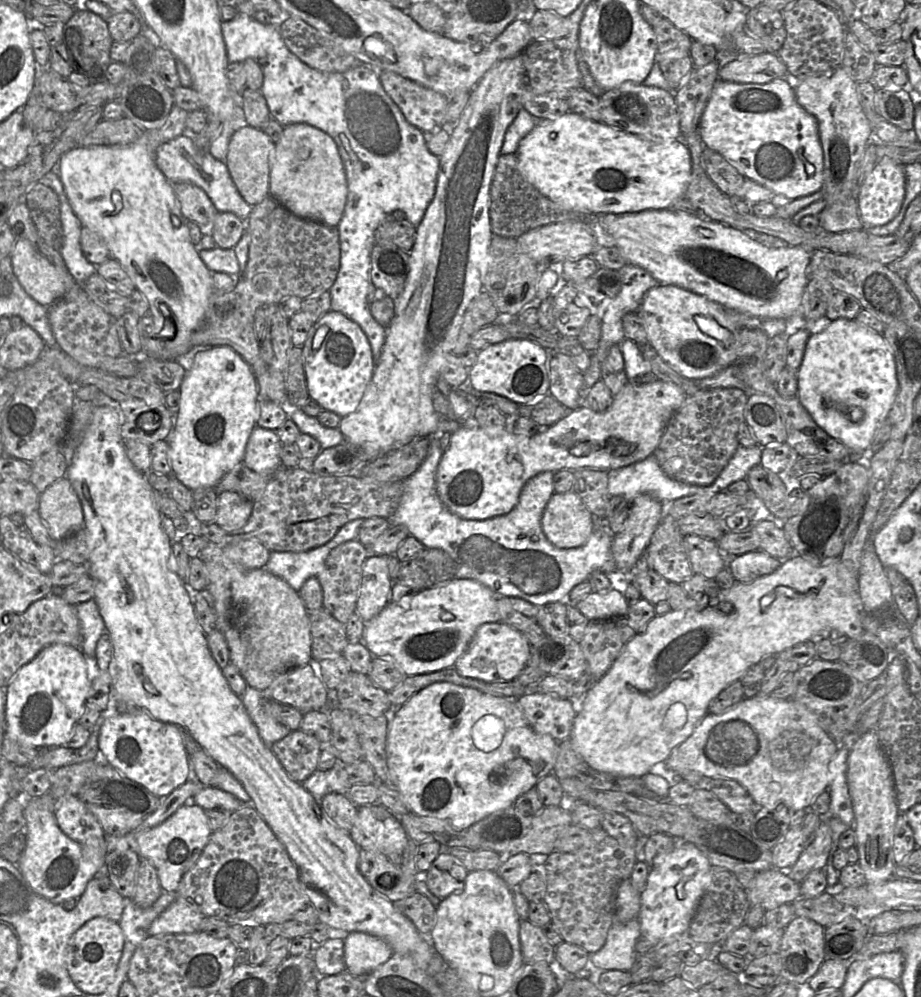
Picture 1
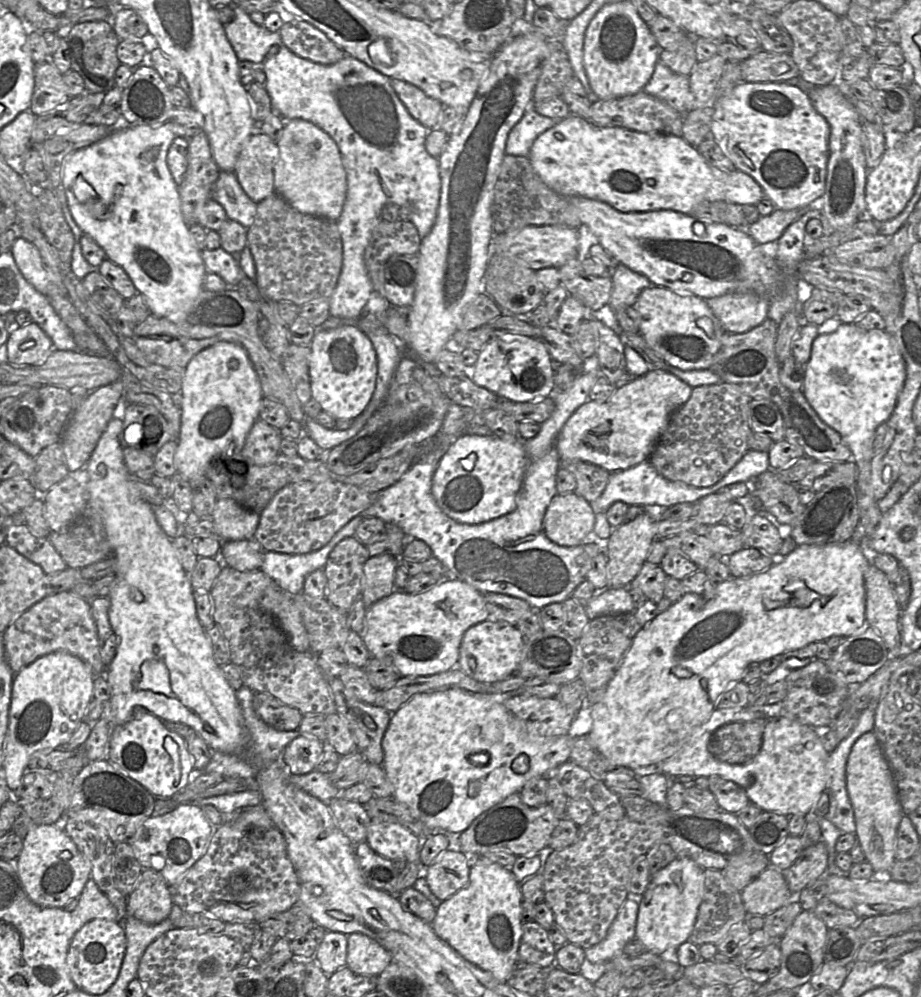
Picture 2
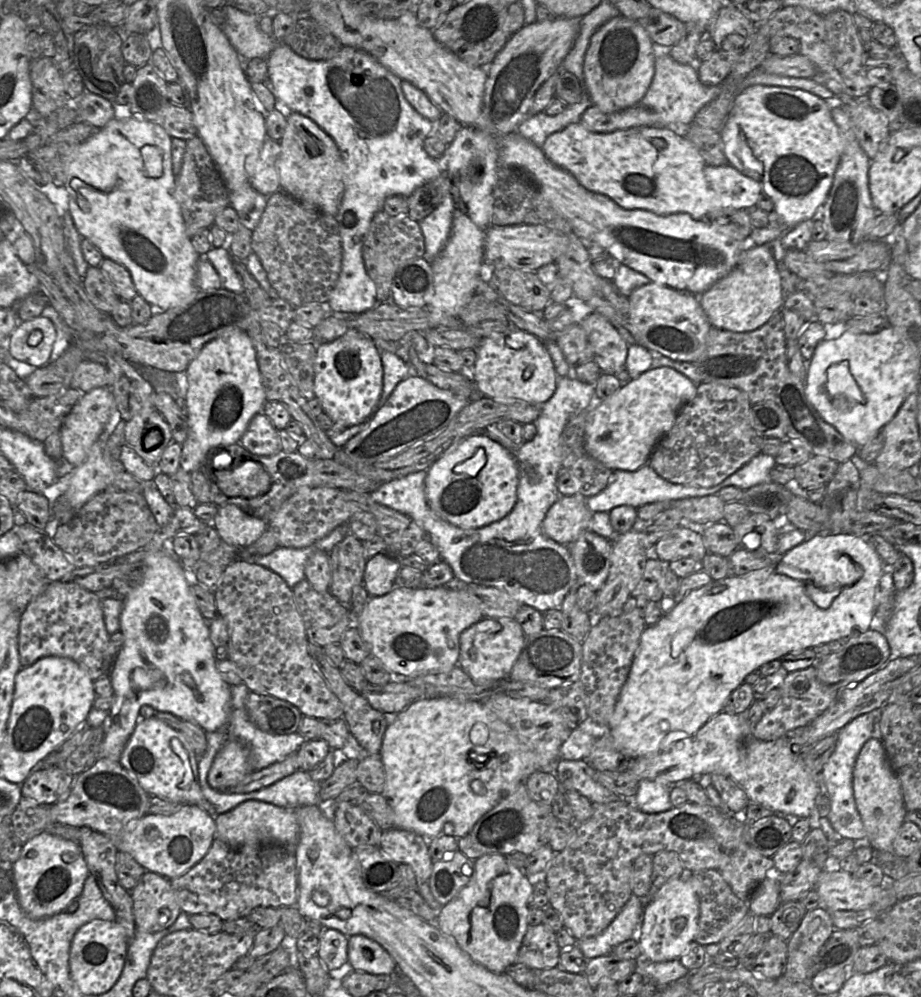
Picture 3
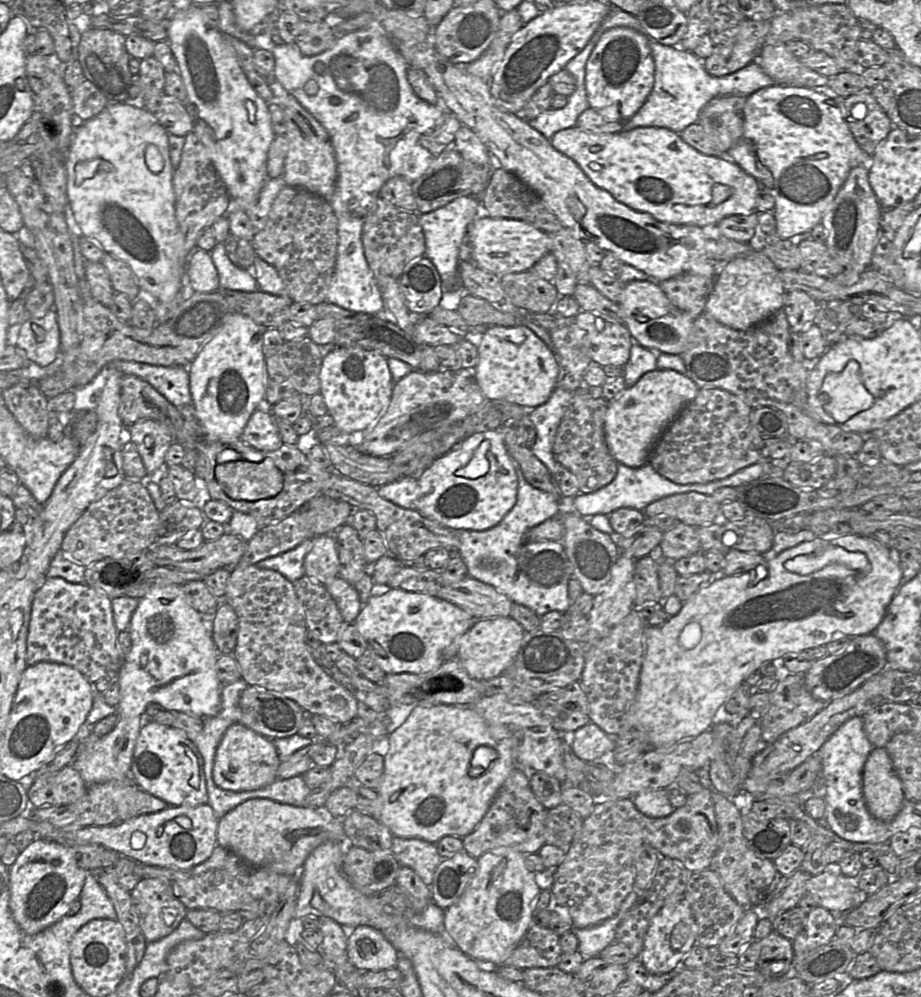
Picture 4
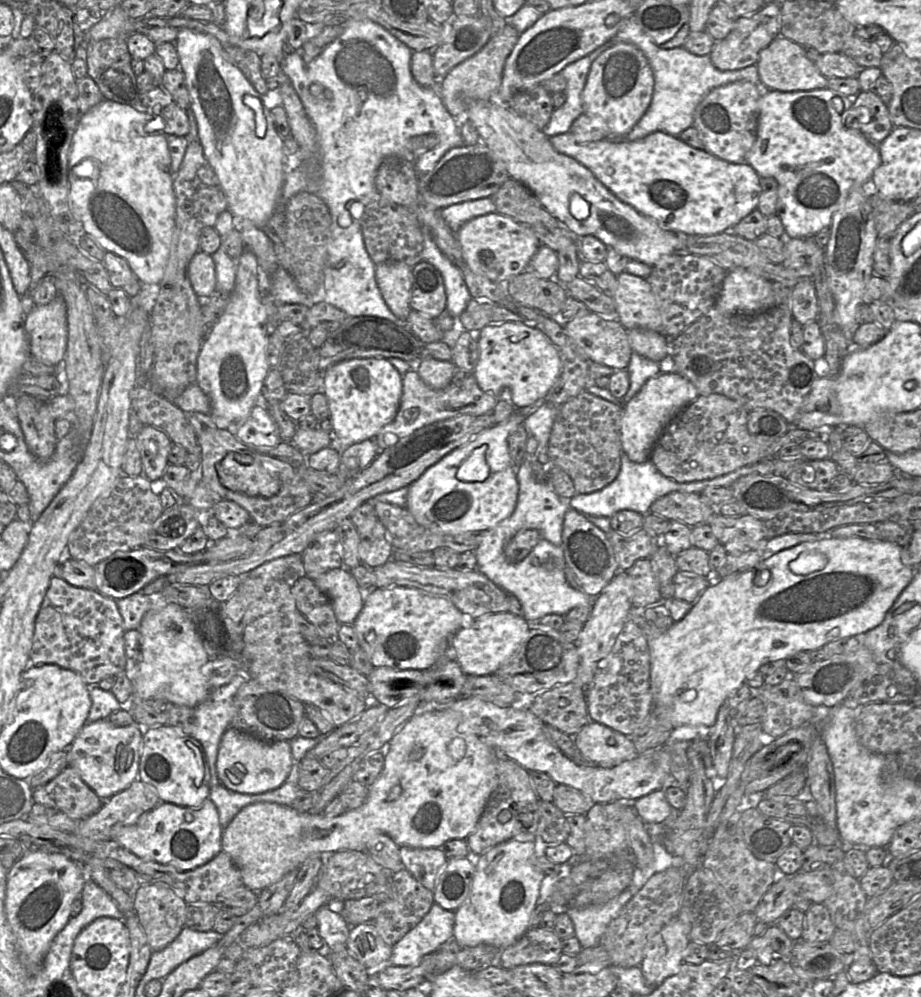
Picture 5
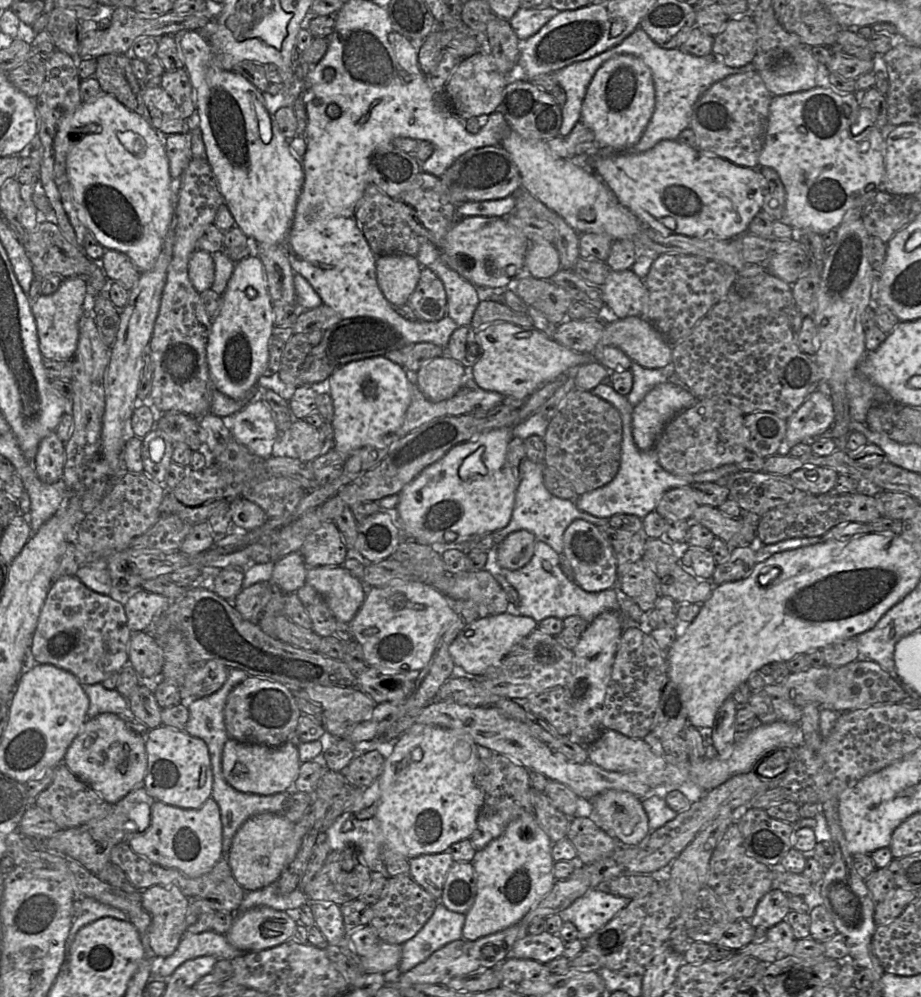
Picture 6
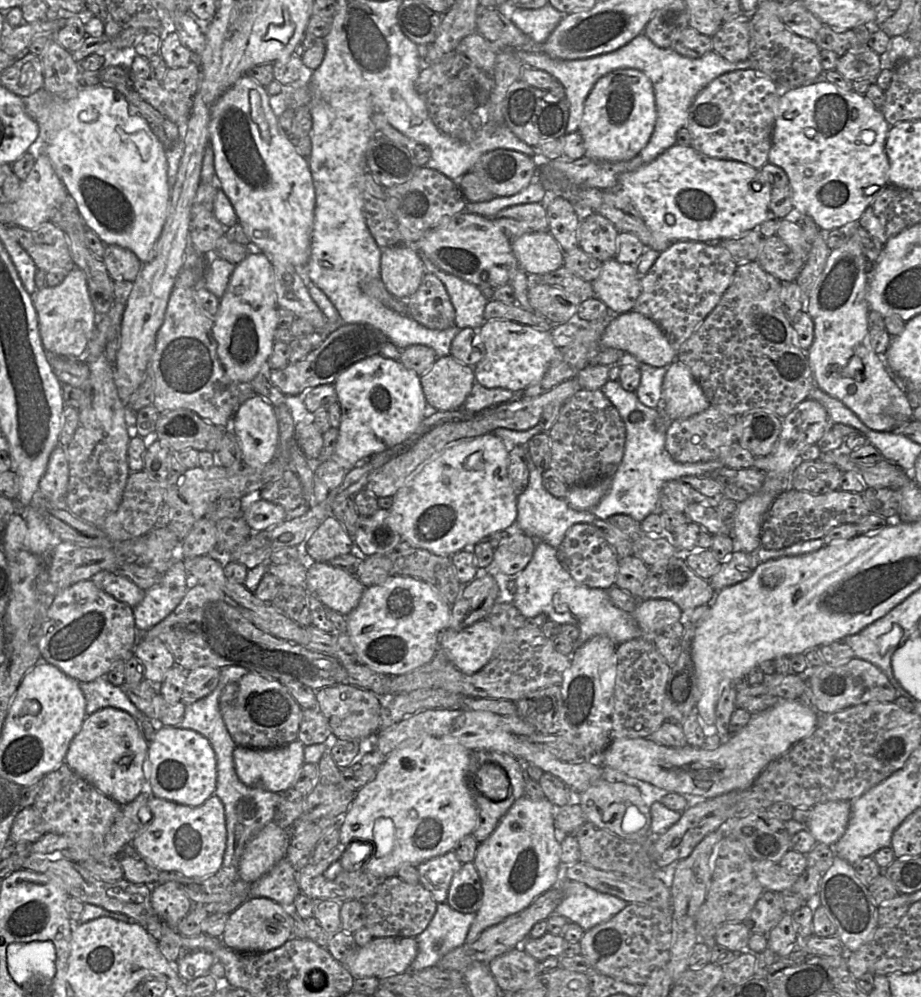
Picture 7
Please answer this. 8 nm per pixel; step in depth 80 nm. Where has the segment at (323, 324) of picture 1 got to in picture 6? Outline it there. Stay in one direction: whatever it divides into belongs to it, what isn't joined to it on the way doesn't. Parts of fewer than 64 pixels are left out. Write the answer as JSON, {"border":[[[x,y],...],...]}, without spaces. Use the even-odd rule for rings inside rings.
{"border":[[[385,356],[347,363],[328,378],[328,392],[334,406],[334,449],[341,454],[365,447],[383,445],[385,437],[402,425],[411,402],[406,369]]]}

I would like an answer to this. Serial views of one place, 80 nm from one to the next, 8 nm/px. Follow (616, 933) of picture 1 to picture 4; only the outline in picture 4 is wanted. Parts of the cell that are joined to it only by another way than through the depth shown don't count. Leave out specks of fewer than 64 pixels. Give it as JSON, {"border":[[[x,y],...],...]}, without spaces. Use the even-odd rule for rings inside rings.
{"border":[[[631,891],[621,903],[618,911],[610,918],[590,927],[573,928],[578,940],[578,951],[583,960],[599,957],[600,952],[614,942],[616,929],[637,899]]]}

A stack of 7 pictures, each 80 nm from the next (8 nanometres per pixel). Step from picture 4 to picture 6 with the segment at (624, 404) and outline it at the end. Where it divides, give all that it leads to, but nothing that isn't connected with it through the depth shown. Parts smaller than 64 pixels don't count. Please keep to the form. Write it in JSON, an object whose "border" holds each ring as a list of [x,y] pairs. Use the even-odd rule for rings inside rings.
{"border":[[[666,381],[656,385],[634,406],[632,434],[643,451],[653,449],[665,425],[698,399],[682,384]]]}

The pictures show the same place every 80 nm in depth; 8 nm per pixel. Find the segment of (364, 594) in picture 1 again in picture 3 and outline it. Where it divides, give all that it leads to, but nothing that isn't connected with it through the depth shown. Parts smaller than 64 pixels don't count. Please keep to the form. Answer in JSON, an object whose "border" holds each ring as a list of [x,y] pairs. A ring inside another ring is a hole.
{"border":[[[384,551],[368,559],[363,585],[370,597],[389,593],[395,587],[395,579],[401,568],[401,558]]]}

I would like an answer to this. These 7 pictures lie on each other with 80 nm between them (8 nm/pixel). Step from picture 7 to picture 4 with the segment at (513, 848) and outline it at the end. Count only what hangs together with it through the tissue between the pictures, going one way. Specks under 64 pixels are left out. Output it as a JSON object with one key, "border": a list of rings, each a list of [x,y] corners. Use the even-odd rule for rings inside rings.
{"border":[[[497,847],[486,851],[477,859],[477,869],[460,898],[444,909],[444,931],[455,946],[471,959],[487,961],[500,966],[518,946],[532,923],[532,913],[540,888],[534,880],[534,873],[524,863],[524,854],[510,847]]]}

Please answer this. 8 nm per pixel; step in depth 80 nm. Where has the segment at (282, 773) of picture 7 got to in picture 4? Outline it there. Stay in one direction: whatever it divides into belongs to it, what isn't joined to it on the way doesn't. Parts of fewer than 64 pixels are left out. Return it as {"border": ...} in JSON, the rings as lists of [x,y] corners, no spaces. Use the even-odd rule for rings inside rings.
{"border":[[[240,723],[231,725],[224,733],[216,751],[213,780],[218,787],[230,791],[252,791],[263,788],[277,779],[281,763],[273,740]]]}

